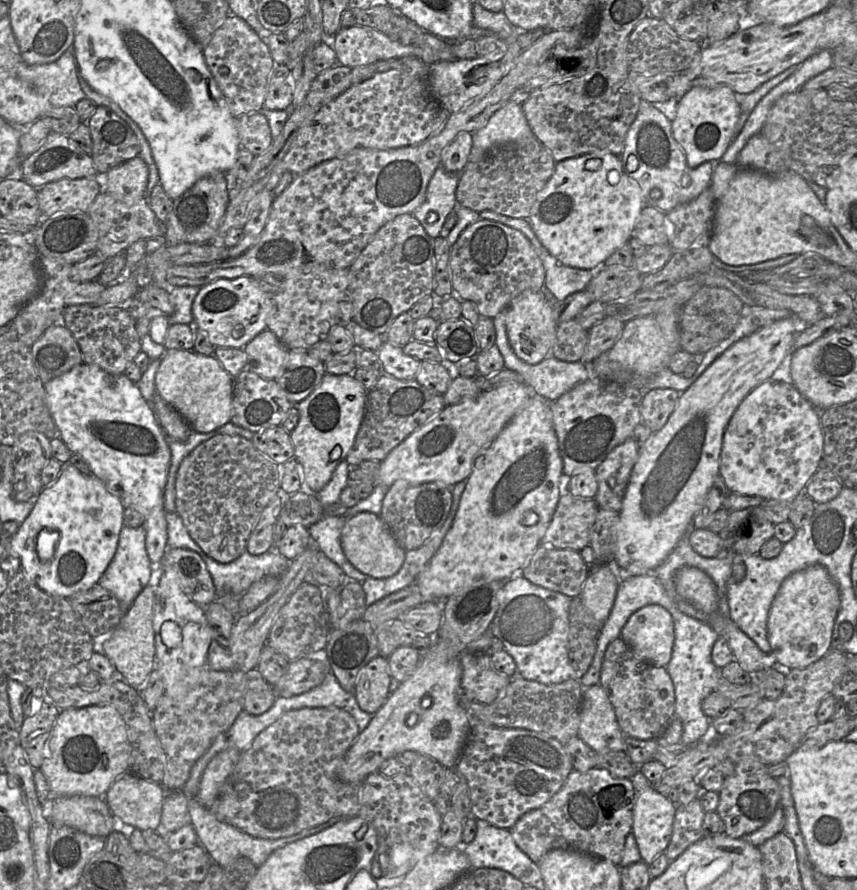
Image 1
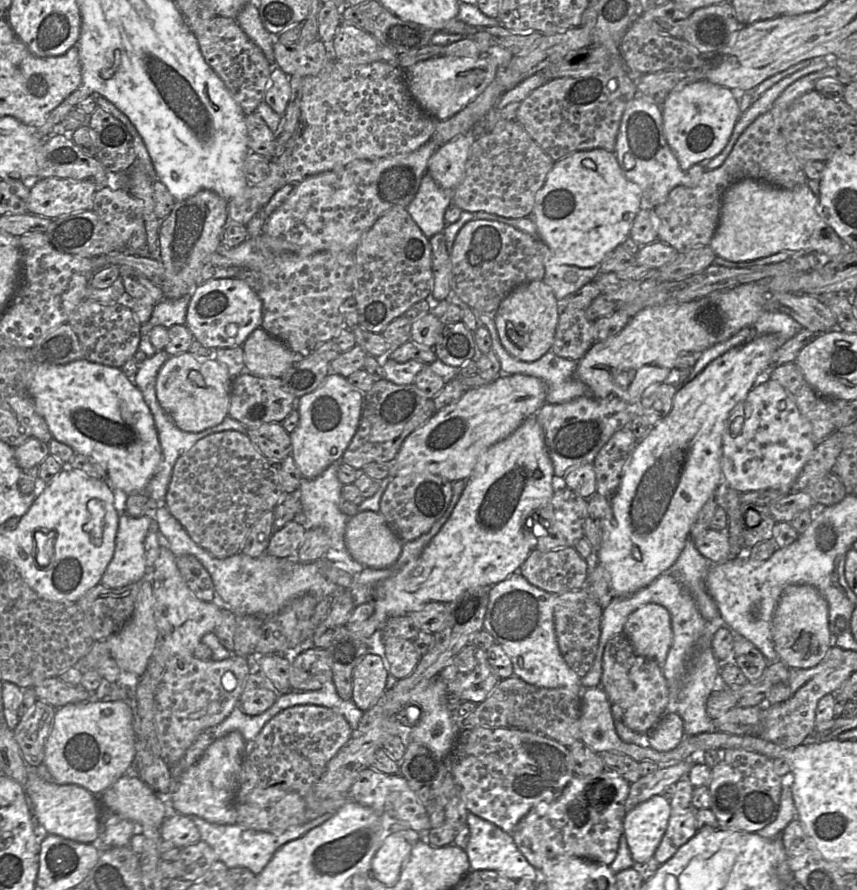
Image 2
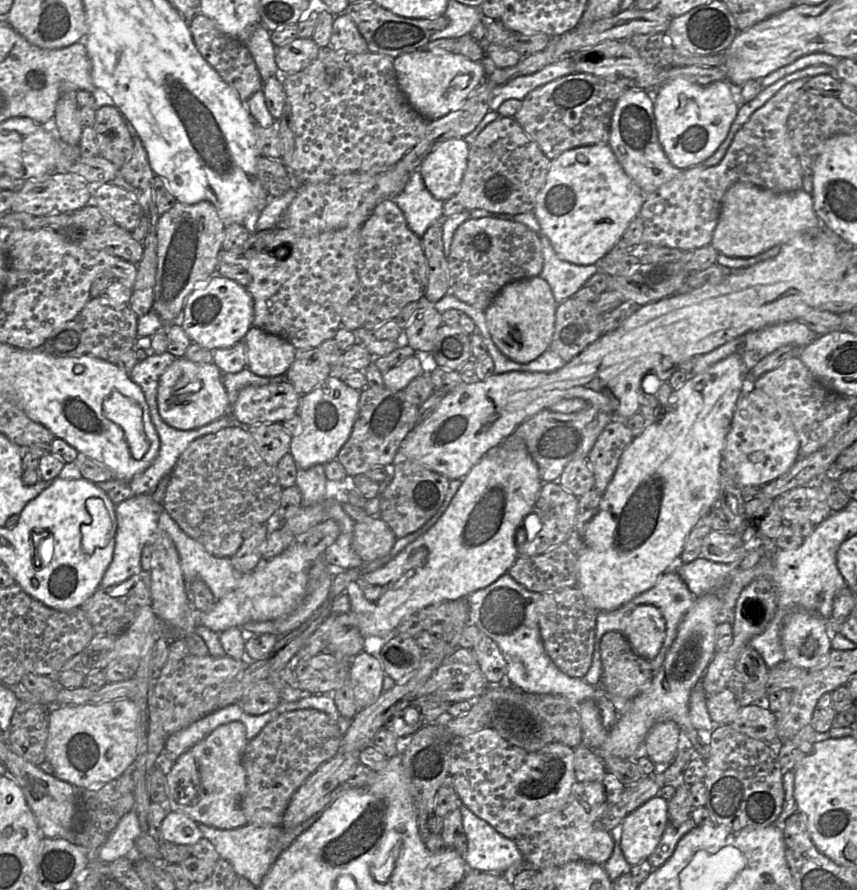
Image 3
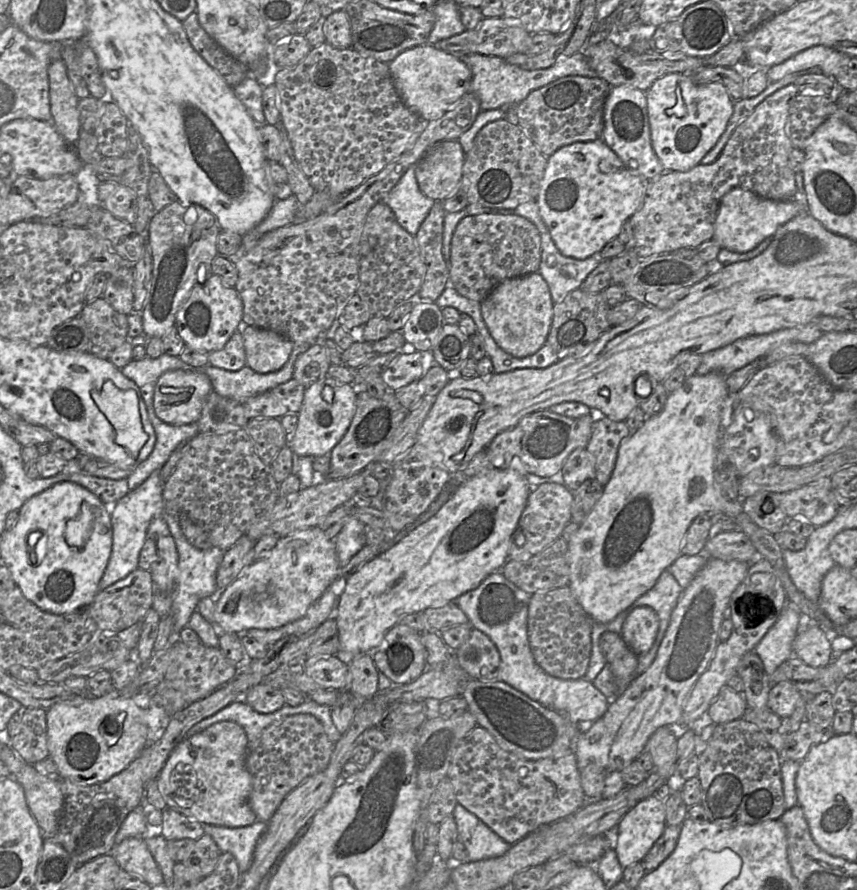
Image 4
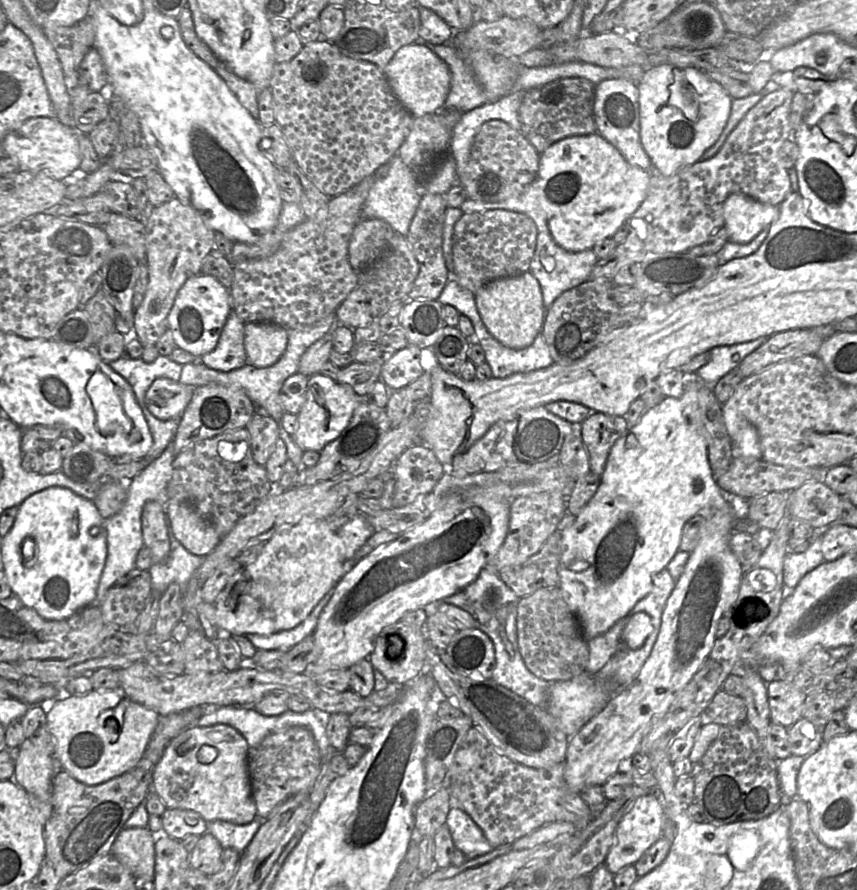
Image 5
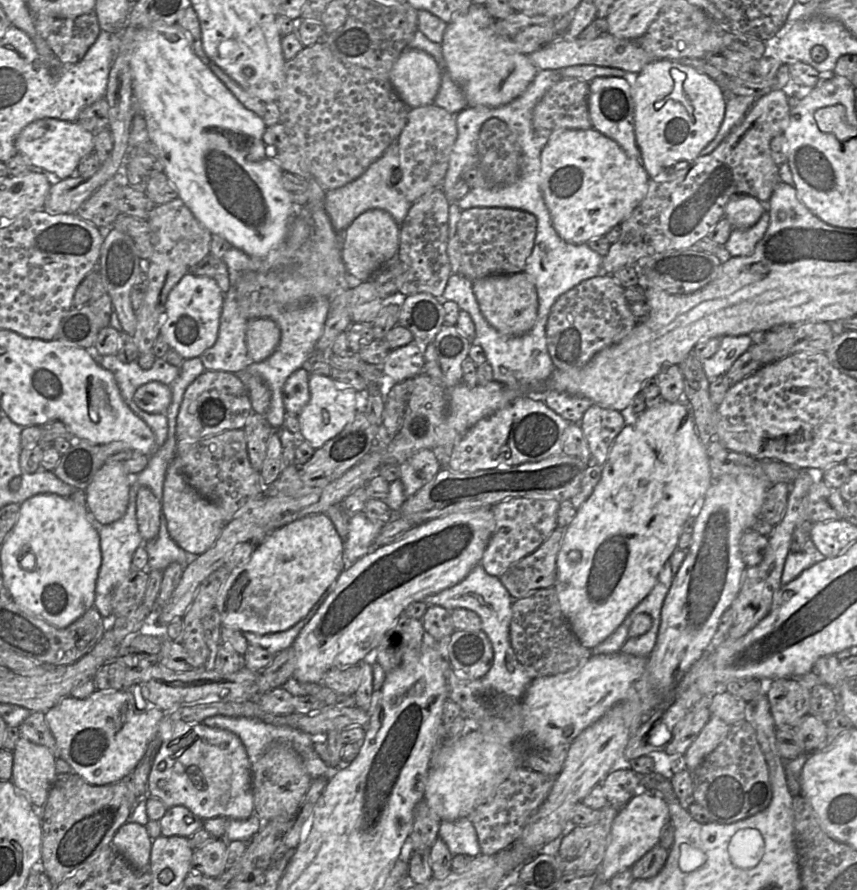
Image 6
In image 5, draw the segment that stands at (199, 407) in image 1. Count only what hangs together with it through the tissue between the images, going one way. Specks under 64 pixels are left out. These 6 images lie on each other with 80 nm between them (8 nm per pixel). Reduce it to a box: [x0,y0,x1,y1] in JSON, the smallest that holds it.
[146,378,196,420]

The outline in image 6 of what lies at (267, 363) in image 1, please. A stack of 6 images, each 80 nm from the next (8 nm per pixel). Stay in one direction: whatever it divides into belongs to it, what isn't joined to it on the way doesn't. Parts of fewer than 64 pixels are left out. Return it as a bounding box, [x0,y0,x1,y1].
[246,318,281,362]

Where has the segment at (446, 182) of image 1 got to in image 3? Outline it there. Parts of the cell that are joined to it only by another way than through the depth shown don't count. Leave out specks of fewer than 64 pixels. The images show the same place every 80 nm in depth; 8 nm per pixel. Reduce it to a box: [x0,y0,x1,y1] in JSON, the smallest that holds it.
[393,170,444,238]

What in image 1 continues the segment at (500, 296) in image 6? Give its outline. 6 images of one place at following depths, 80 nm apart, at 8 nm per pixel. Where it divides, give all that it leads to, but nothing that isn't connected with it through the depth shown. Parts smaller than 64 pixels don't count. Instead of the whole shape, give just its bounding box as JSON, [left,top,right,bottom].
[505,290,557,365]

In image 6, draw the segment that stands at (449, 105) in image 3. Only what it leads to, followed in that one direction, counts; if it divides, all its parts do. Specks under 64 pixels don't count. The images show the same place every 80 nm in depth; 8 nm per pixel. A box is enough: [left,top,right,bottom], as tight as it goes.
[389,49,441,107]

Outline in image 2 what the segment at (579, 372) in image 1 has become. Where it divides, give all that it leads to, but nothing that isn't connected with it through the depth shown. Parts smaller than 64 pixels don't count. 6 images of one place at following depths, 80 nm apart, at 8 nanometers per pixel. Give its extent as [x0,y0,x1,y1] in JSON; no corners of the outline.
[474,312,592,405]

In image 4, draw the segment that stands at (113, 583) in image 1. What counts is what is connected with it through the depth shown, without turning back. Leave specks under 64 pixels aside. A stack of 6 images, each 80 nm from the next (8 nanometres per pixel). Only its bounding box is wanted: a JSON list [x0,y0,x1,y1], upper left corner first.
[99,470,164,590]

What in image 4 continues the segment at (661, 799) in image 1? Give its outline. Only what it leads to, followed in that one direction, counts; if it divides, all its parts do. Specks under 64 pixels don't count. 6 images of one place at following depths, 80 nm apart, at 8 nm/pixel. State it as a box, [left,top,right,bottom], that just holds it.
[614,795,665,866]

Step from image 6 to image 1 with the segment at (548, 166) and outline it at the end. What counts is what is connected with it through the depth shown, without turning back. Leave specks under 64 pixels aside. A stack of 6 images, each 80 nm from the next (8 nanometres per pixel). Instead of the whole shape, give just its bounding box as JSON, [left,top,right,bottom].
[528,153,645,271]

